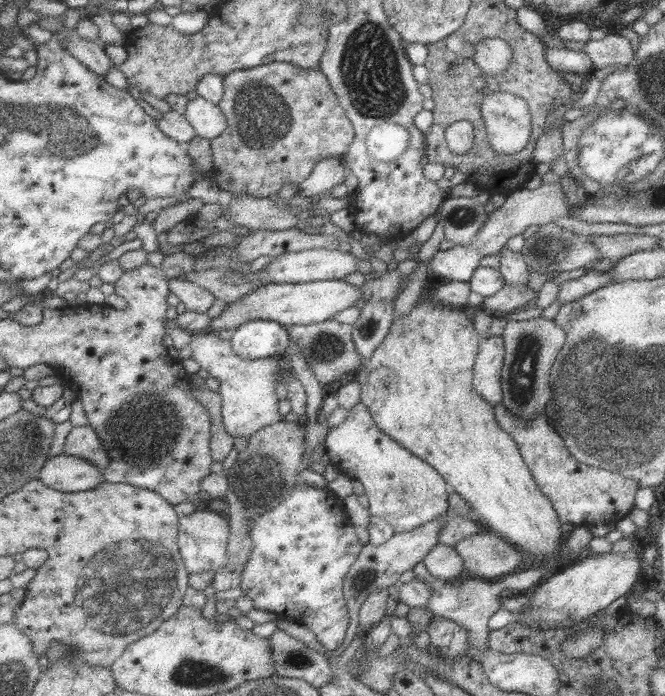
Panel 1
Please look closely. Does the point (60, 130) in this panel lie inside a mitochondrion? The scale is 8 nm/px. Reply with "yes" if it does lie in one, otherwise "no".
yes

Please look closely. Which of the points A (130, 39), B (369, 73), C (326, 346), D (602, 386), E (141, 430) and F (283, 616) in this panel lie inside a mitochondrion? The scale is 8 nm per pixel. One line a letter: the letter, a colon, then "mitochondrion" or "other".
A: other
B: mitochondrion
C: mitochondrion
D: mitochondrion
E: mitochondrion
F: other

